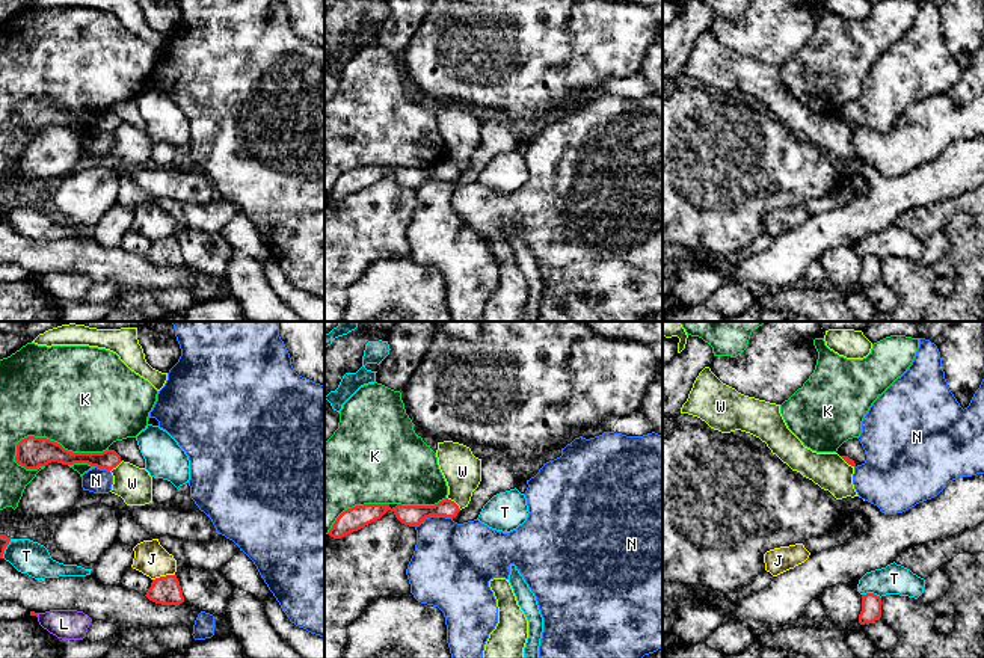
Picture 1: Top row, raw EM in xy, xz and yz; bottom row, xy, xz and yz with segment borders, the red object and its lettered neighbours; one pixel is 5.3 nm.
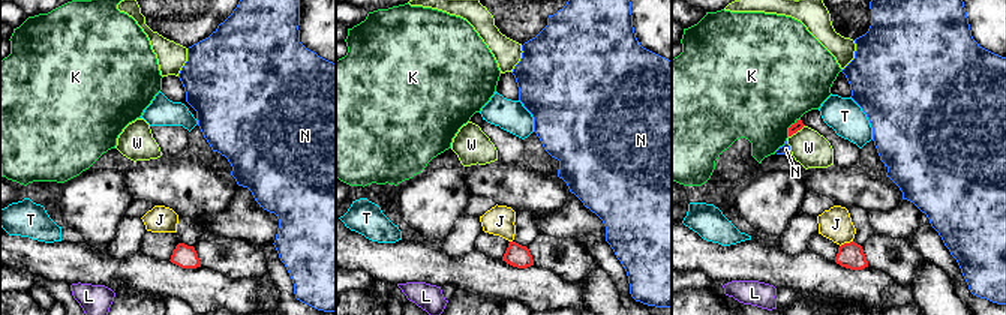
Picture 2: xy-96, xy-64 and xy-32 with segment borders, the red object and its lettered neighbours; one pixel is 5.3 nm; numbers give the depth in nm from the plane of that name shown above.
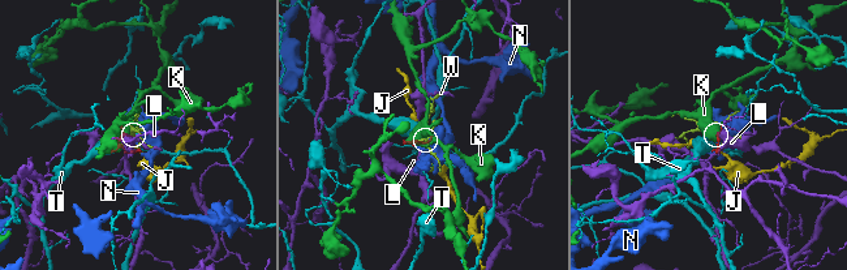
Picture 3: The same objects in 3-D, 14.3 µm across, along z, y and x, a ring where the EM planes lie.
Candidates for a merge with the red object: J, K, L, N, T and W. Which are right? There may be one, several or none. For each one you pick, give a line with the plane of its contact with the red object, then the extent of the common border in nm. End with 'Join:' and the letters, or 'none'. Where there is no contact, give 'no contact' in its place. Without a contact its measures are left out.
Join: none

